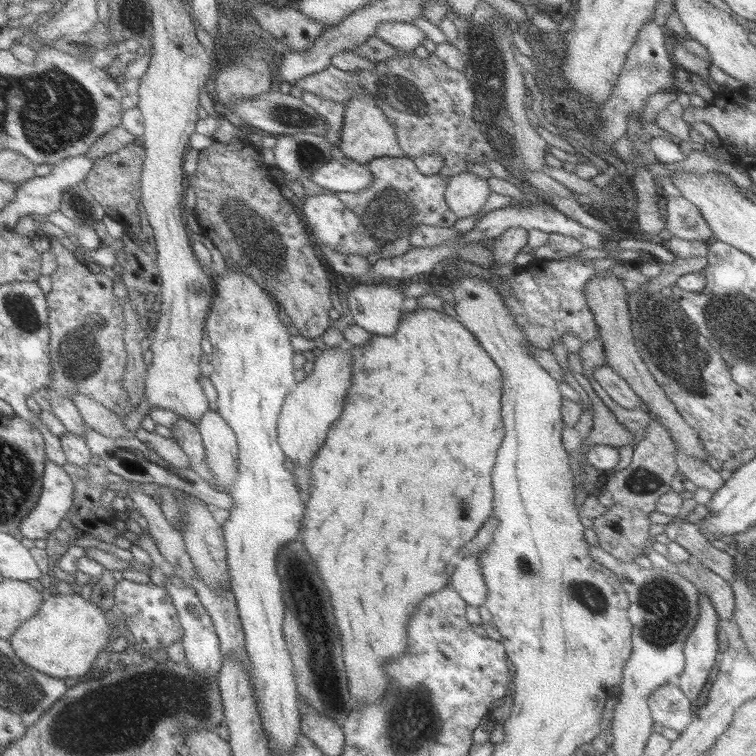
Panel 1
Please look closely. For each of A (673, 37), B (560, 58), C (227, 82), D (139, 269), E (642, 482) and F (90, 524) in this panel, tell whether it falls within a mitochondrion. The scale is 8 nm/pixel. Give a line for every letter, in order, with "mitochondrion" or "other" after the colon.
A: other
B: other
C: other
D: other
E: mitochondrion
F: other

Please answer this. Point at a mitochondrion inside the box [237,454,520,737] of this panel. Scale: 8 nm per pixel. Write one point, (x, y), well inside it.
(312, 619)

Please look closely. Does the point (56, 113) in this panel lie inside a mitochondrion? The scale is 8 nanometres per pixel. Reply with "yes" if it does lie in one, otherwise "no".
yes

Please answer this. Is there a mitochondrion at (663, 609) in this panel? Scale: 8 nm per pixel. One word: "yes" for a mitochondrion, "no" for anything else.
yes

